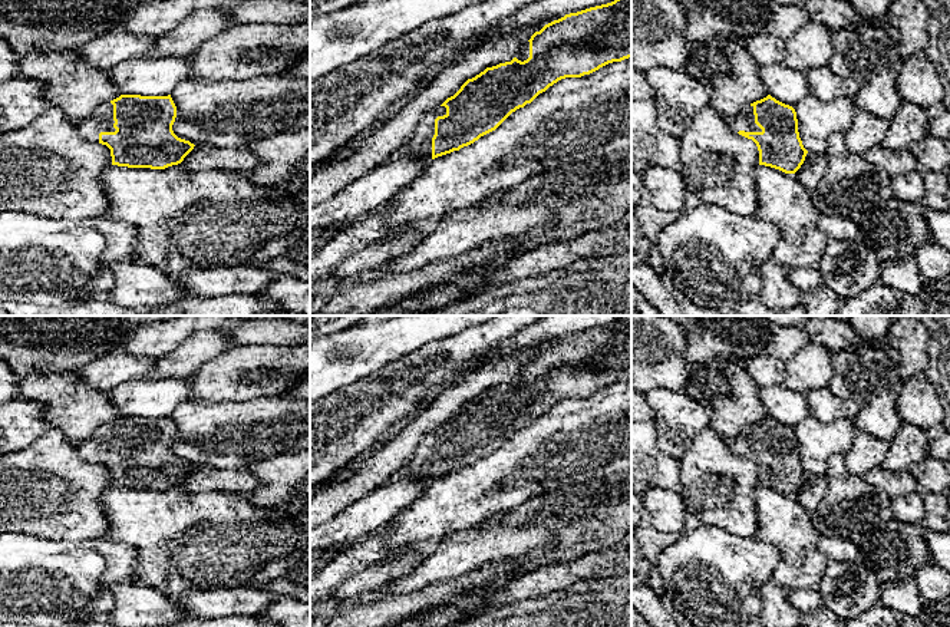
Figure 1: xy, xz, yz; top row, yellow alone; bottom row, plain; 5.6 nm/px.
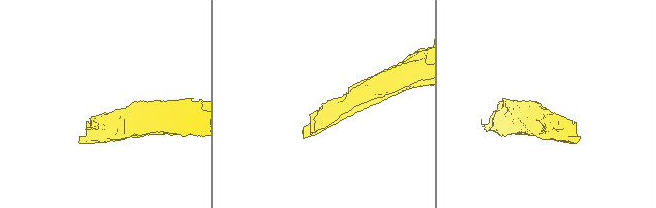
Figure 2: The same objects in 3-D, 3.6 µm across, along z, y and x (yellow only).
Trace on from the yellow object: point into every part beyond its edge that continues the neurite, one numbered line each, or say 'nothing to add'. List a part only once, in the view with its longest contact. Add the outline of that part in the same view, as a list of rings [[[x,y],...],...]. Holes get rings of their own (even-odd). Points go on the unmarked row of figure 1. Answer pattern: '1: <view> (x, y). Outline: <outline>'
1: xz (419, 465). Outline: [[[439,428],[432,435],[426,436],[418,446],[410,461],[398,472],[395,472],[389,482],[396,482],[403,478],[420,478],[426,484],[432,482],[432,459],[435,456],[435,440],[446,436],[446,429]]]

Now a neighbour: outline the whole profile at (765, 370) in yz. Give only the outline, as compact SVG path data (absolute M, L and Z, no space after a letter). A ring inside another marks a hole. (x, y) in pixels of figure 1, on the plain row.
M766 353L745 360L740 366L759 387L782 383L785 363L779 359L768 356Z

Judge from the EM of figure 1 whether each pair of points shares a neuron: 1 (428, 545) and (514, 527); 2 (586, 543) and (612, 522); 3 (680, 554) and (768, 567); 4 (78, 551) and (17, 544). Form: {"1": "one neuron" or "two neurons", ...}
{"1": "two neurons", "2": "one neuron", "3": "one neuron", "4": "one neuron"}

